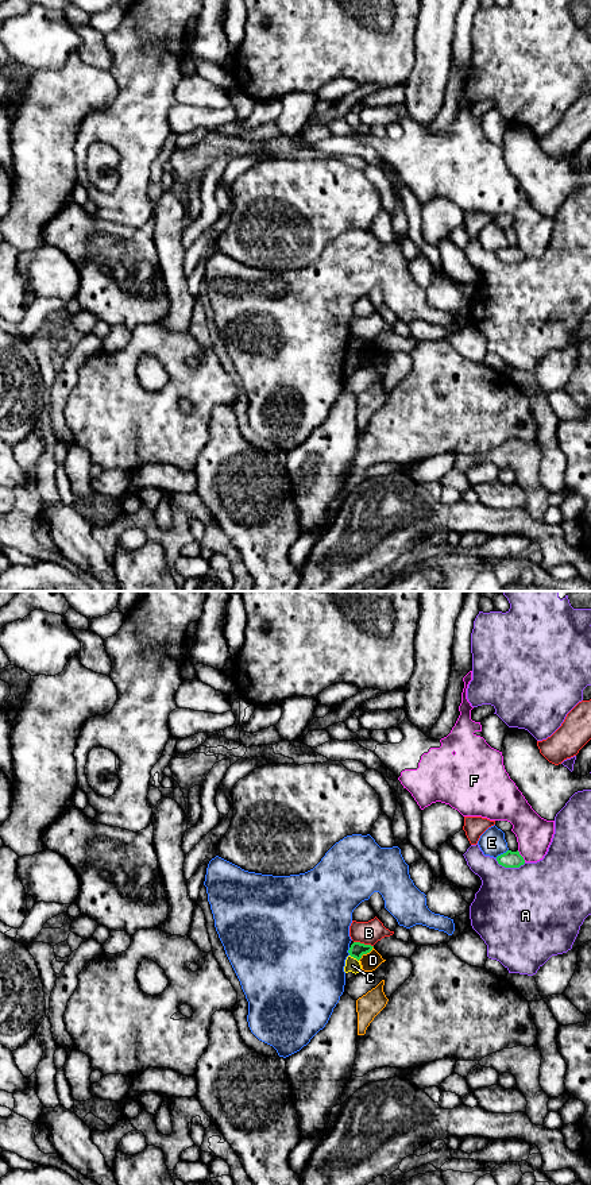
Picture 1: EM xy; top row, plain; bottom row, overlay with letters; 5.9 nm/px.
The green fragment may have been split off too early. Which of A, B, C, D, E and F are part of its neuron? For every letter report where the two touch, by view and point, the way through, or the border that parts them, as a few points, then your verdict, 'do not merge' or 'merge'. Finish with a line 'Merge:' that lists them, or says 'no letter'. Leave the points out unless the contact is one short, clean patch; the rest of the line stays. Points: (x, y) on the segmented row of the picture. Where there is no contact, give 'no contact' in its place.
A: meets green in xy at (510, 867); do not merge
B: meets green in xy at (363, 944); do not merge
C: meets green in xy at (354, 957); border along xy (350, 954), (358, 961); do not merge
D: meets green in xy at (366, 953); do not merge
E: meets green in xy at (501, 855); do not merge
F: meets green in xy at (521, 856); border along xy (517, 850), (525, 861); do not merge
Merge: no letter

